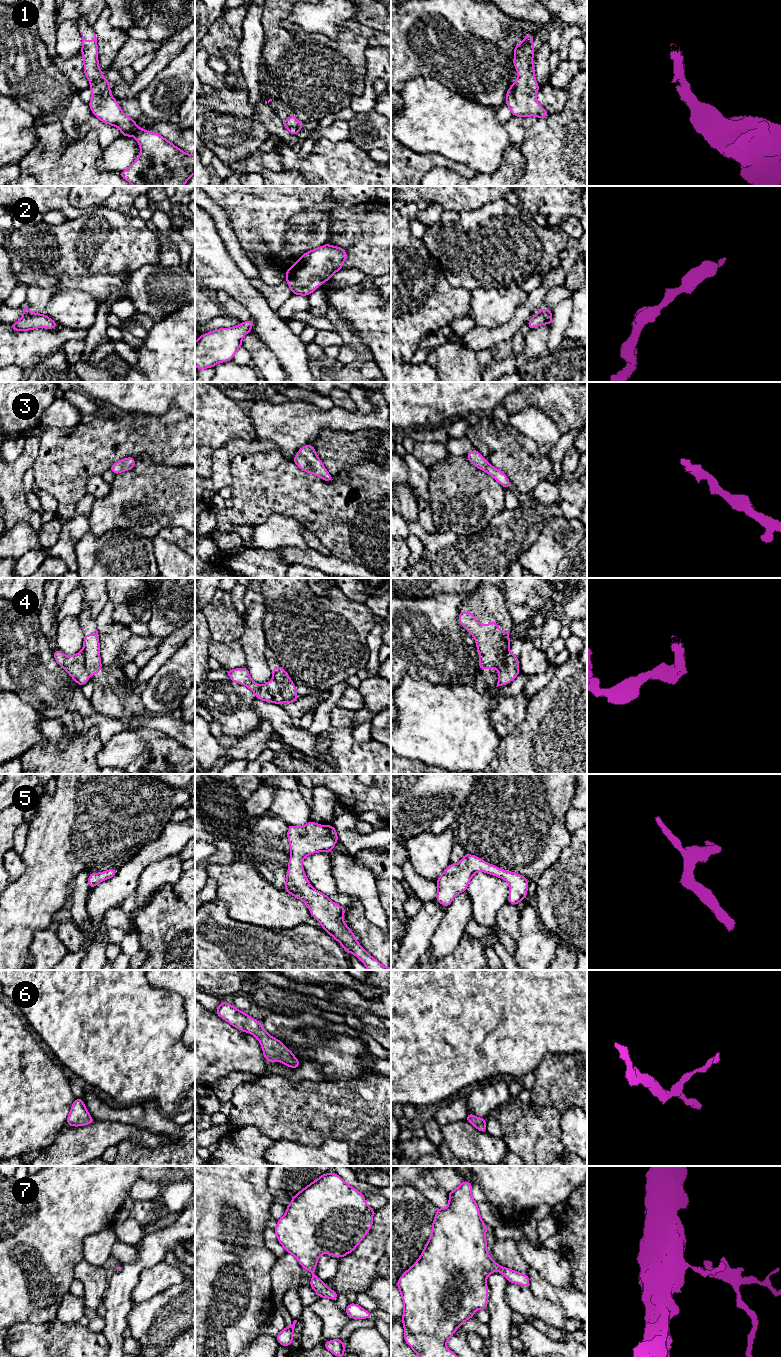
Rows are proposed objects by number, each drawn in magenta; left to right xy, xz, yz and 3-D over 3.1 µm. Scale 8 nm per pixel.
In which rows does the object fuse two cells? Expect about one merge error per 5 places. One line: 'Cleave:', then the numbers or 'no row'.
Cleave: 4

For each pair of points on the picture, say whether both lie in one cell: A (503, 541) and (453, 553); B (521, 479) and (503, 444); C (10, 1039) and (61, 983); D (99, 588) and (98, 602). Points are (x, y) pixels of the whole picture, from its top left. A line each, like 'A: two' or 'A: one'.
A: one
B: one
C: two
D: one

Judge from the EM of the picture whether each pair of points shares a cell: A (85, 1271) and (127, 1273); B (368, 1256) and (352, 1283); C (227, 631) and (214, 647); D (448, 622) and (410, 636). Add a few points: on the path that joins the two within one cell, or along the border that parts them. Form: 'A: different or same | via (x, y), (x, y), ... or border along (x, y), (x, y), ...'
A: different | border along (108, 1278), (108, 1287), (102, 1301)
B: same | via (362, 1263), (354, 1276)
C: different | border along (210, 638), (227, 643), (239, 639)
D: same | via (439, 622), (436, 622), (422, 636), (419, 636)

